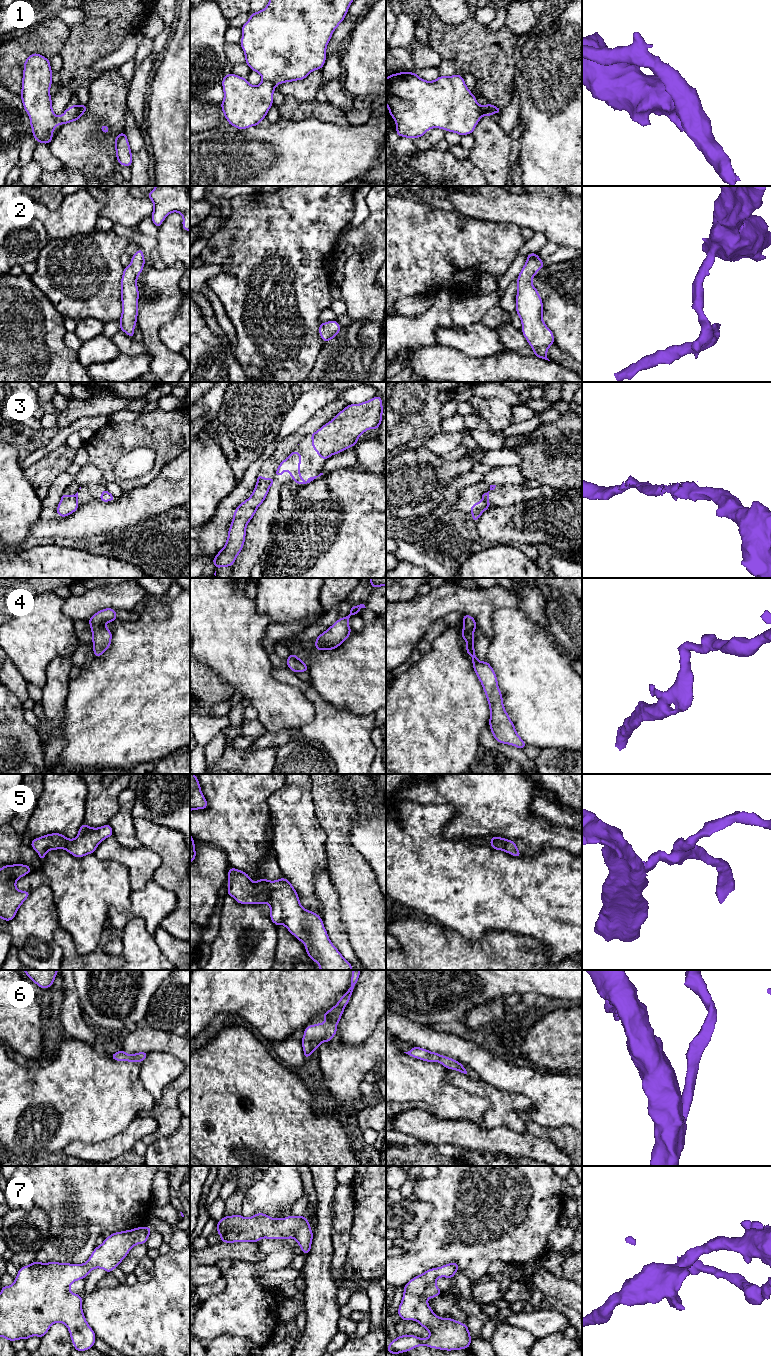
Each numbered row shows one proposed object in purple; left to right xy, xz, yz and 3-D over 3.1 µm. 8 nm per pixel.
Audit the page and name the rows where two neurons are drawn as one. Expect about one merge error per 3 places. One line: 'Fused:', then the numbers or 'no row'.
Fused: 1, 3

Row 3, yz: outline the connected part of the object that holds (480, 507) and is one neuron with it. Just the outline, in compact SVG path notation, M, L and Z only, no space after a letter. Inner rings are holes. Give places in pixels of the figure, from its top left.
M482 499L481 502L475 502L473 506L470 507L470 512L478 512L482 514L485 510L487 510L491 504L487 502L485 499Z

